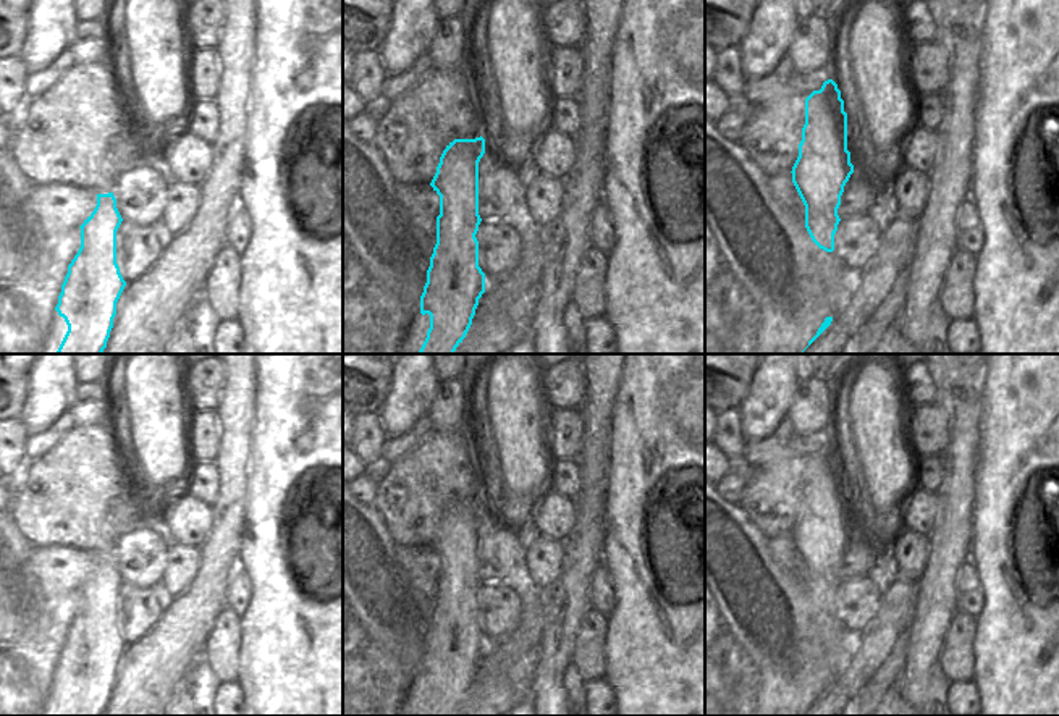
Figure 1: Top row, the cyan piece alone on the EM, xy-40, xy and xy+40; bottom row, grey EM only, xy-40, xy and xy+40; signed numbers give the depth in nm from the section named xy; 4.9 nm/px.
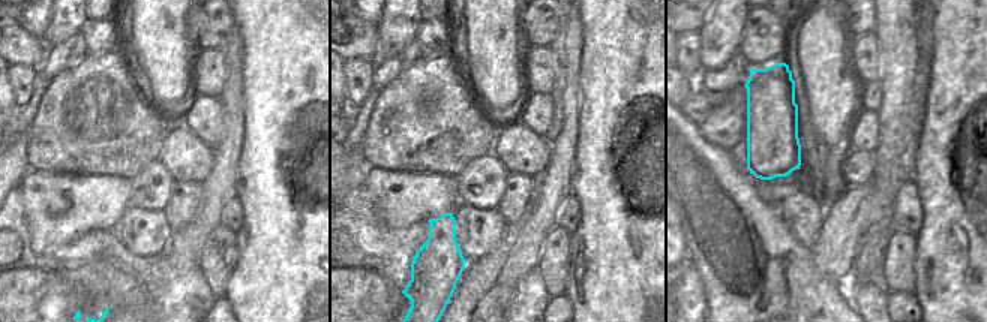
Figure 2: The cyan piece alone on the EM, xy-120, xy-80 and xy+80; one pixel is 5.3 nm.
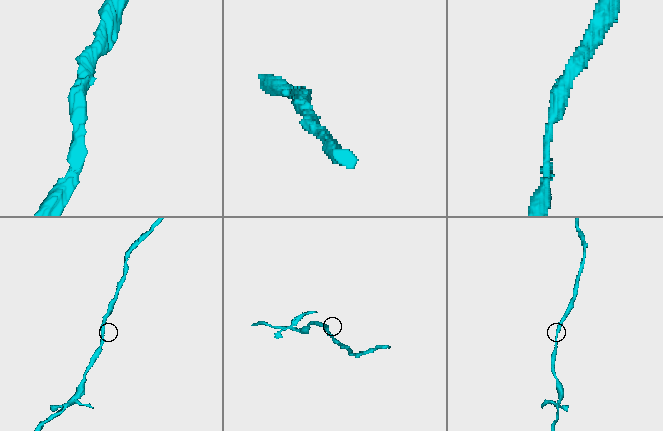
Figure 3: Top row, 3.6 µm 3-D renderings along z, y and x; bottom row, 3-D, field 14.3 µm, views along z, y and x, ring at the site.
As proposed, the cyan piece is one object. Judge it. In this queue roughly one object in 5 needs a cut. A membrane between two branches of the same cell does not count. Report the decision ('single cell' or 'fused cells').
single cell

